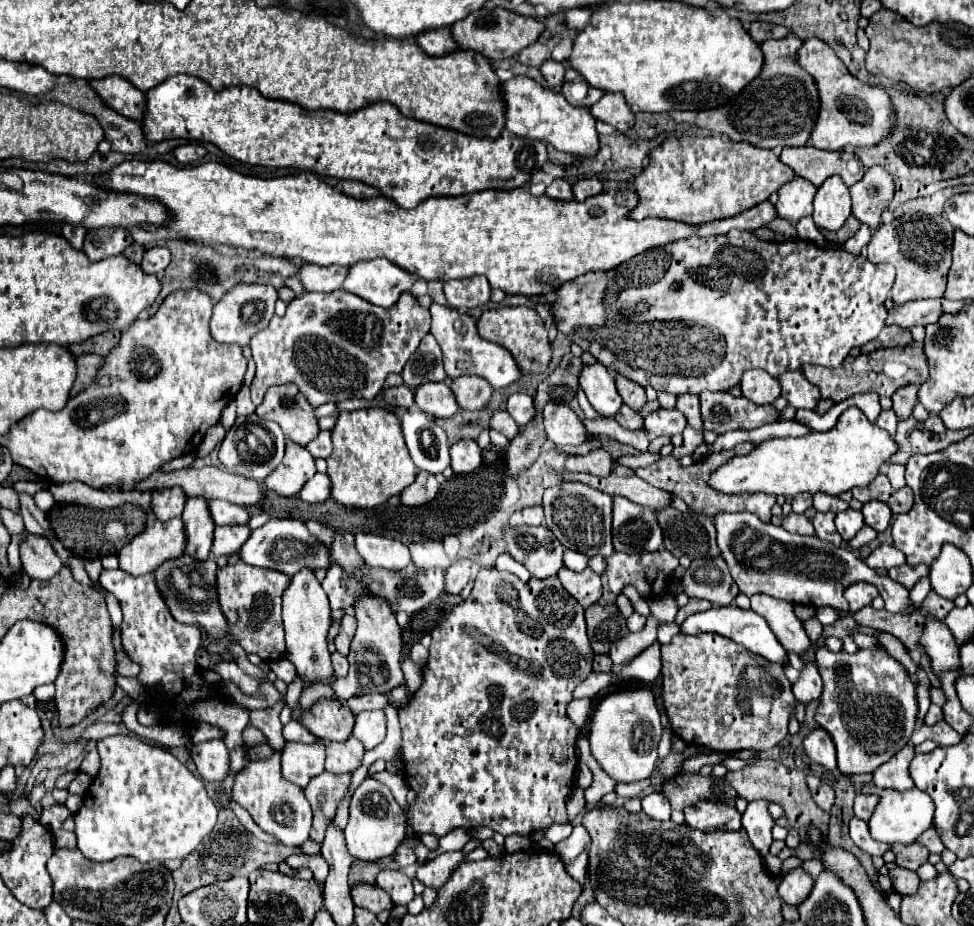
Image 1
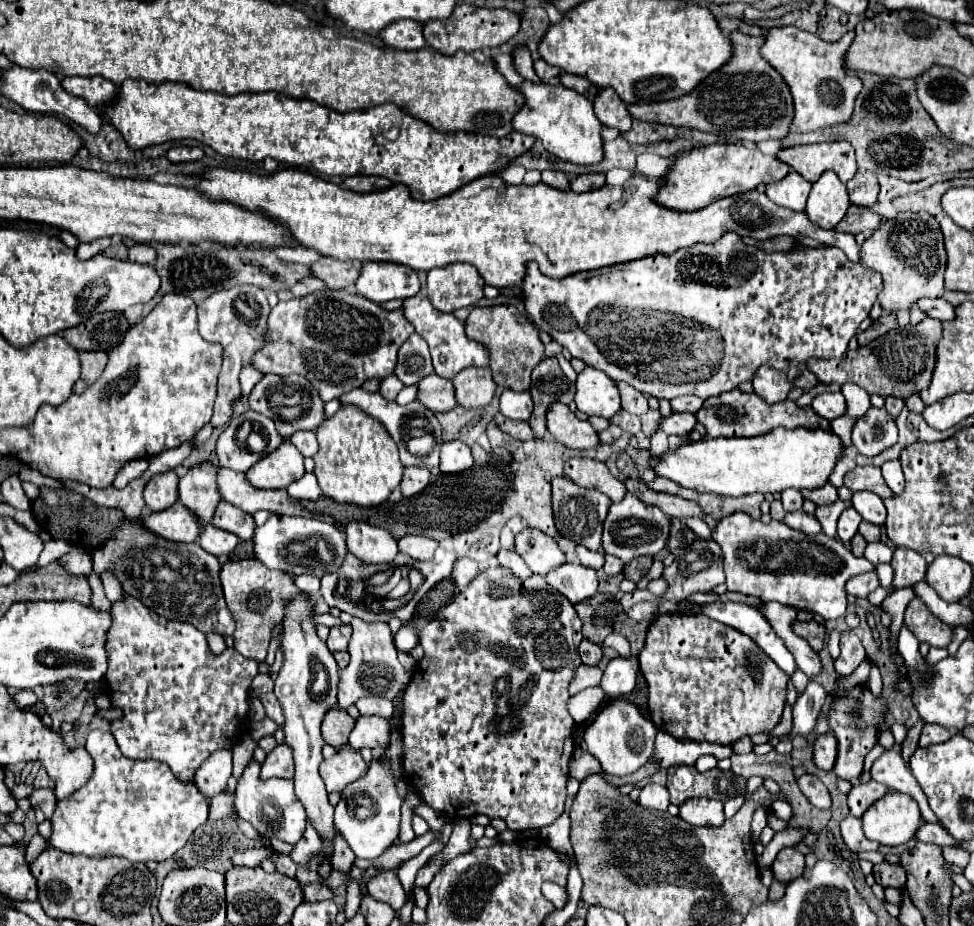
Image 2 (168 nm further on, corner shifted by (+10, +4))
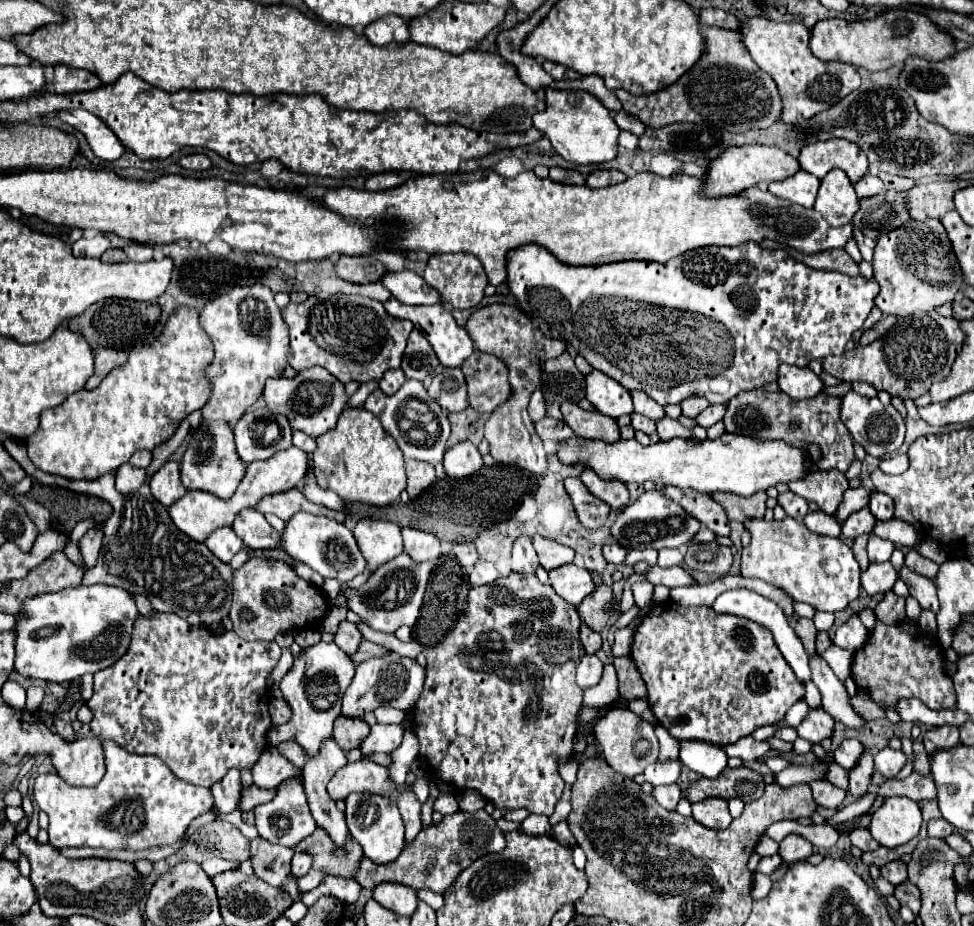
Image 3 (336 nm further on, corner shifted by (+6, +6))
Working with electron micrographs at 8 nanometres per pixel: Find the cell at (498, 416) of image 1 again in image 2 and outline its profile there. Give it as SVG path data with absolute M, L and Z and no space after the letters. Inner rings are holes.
M501 413L495 415L495 421L497 421L497 425L499 425L505 433L509 433L511 437L515 437L515 439L519 439L519 441L533 441L533 439L535 439L533 429L531 429L531 425L529 425L527 421L513 421L513 419L503 417Z

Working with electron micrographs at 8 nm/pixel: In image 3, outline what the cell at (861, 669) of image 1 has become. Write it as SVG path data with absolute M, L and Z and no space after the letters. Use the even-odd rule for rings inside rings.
M865 749L863 755L859 757L857 765L849 771L849 793L859 799L867 793L869 783L871 783L871 775L873 775L873 755Z

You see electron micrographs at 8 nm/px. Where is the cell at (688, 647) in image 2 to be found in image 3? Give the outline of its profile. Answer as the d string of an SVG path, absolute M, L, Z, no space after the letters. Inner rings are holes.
M671 599L647 613L633 635L631 657L647 685L647 699L657 723L675 739L697 739L715 745L735 743L755 729L777 723L787 709L803 699L805 687L775 647L771 631L735 615L719 615L711 607L683 607Z

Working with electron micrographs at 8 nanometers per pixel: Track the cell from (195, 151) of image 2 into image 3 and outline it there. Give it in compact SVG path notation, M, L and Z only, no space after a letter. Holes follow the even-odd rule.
M189 153L189 155L183 155L179 159L179 165L183 169L189 169L189 171L205 171L211 167L211 161L203 153Z

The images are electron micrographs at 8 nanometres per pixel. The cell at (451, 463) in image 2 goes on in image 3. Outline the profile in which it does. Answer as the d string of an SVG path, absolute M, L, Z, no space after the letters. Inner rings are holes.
M463 441L463 443L457 443L451 449L447 449L443 467L449 477L461 479L461 477L467 477L467 475L473 475L475 471L479 471L483 467L483 459L471 441Z

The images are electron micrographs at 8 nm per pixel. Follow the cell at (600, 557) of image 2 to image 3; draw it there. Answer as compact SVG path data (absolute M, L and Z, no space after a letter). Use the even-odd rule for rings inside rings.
M619 543L605 545L605 547L603 547L603 557L605 557L605 561L607 561L607 563L613 563L613 565L623 563L625 553L627 553L627 549L625 549L625 547L619 547Z

